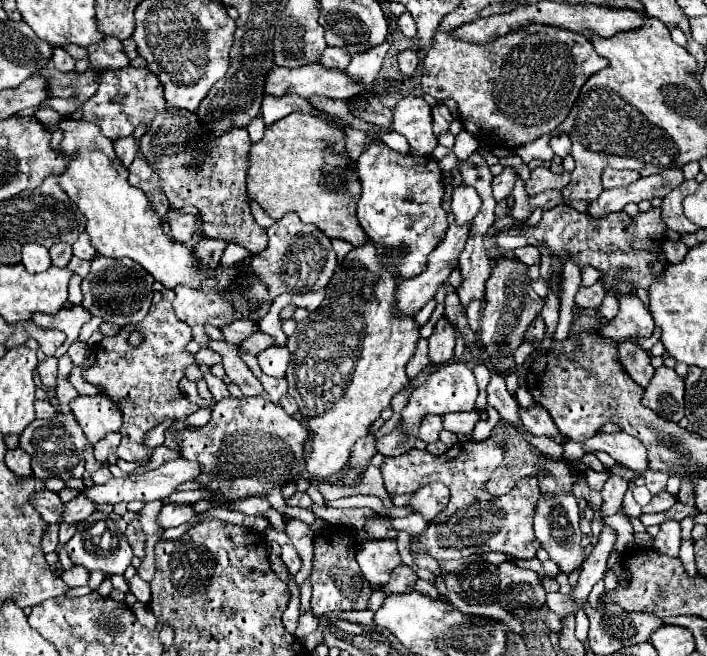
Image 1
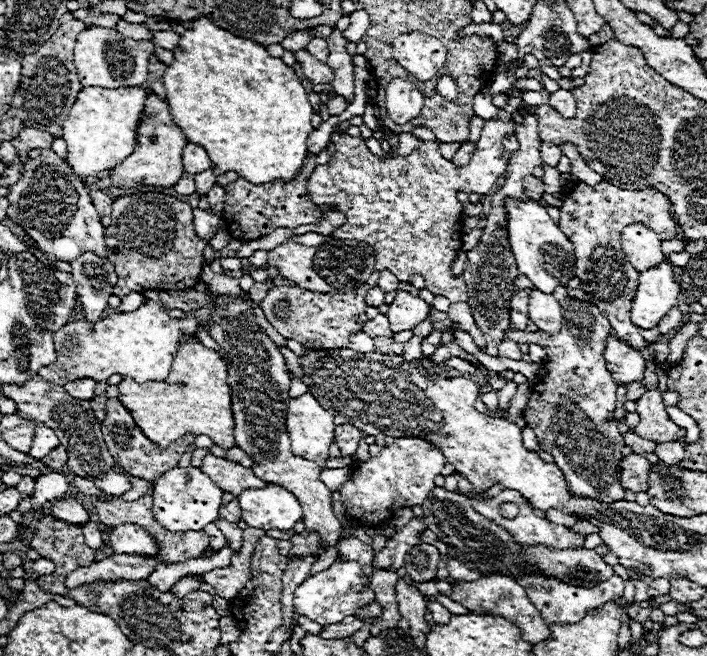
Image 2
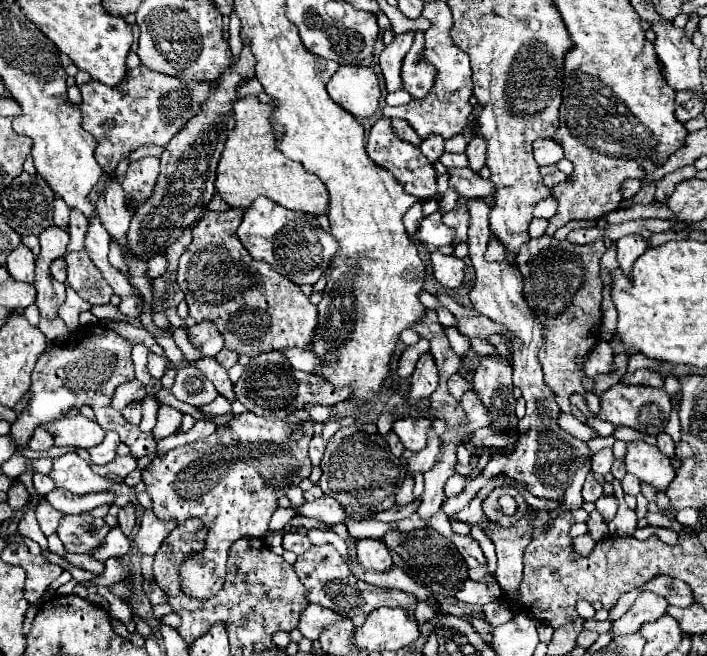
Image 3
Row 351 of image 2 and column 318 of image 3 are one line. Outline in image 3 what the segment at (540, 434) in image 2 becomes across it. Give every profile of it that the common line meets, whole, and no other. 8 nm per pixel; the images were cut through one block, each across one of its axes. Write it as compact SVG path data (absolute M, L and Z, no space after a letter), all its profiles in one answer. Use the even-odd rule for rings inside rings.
M332 544L312 546L308 552L298 556L294 568L296 568L296 574L298 574L300 582L308 590L306 598L312 604L320 604L320 606L324 606L324 608L328 608L328 610L332 610L340 616L354 618L358 614L368 614L368 612L372 612L374 608L380 608L380 606L392 606L392 608L400 606L410 616L414 616L414 612L416 612L418 600L416 600L414 594L408 594L408 592L402 592L402 590L386 590L386 588L372 586L372 584L366 584L366 582L358 580L356 576L352 576L346 562L342 560L342 556L336 552L336 548Z

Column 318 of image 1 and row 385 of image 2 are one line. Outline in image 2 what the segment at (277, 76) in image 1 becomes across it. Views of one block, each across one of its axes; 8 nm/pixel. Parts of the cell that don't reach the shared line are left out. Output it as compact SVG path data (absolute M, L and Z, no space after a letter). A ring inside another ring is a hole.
M80 378L80 380L68 382L68 384L64 386L64 390L66 390L70 396L78 398L78 400L92 400L92 398L94 398L94 386L96 386L96 382L94 382L92 378Z

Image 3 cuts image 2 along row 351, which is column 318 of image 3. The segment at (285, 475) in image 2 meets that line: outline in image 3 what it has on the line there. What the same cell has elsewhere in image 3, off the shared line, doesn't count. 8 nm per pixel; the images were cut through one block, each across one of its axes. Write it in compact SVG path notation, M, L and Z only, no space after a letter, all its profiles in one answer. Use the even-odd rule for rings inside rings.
M264 196L256 198L244 212L244 220L238 228L242 246L256 258L272 264L280 274L288 276L298 286L316 284L320 274L328 268L336 250L340 248L336 238L322 226L314 224L314 216L306 212L288 210Z

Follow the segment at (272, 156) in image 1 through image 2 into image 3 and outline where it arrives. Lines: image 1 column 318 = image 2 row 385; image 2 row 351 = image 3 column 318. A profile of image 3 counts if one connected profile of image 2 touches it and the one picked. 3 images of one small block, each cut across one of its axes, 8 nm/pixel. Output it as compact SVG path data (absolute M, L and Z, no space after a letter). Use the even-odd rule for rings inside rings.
M244 96L232 102L236 126L230 130L218 162L216 192L228 206L248 208L258 196L266 196L276 204L310 214L324 214L328 192L318 176L306 172L300 162L288 164L288 158L274 146L274 130L270 126L270 104L262 104L256 96Z

